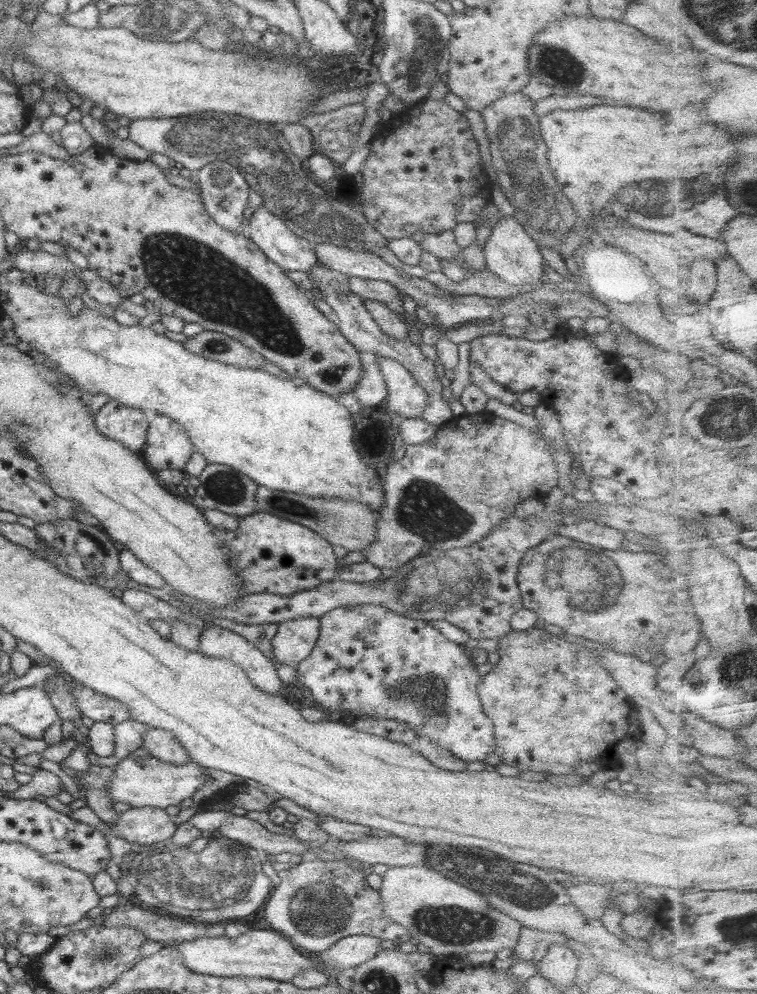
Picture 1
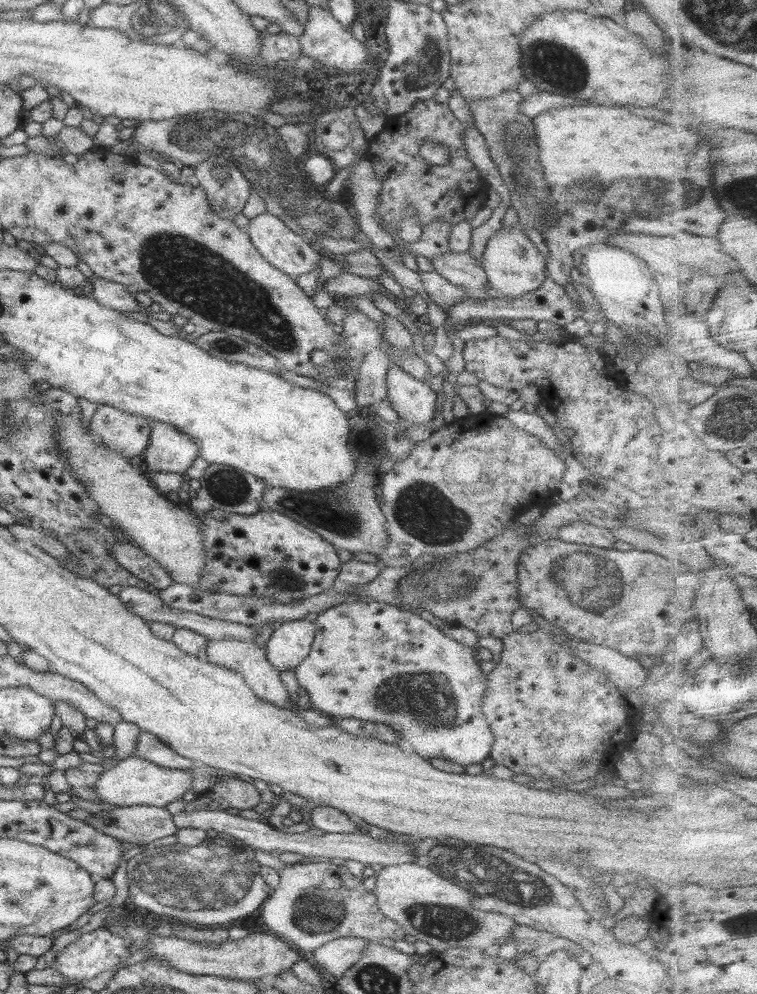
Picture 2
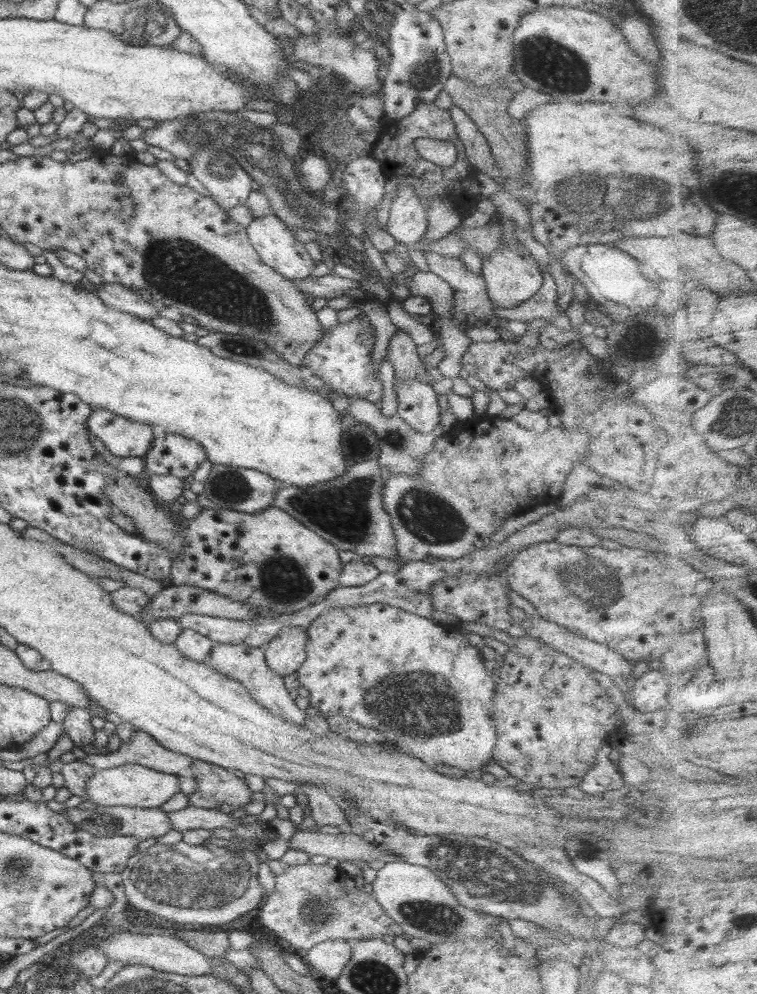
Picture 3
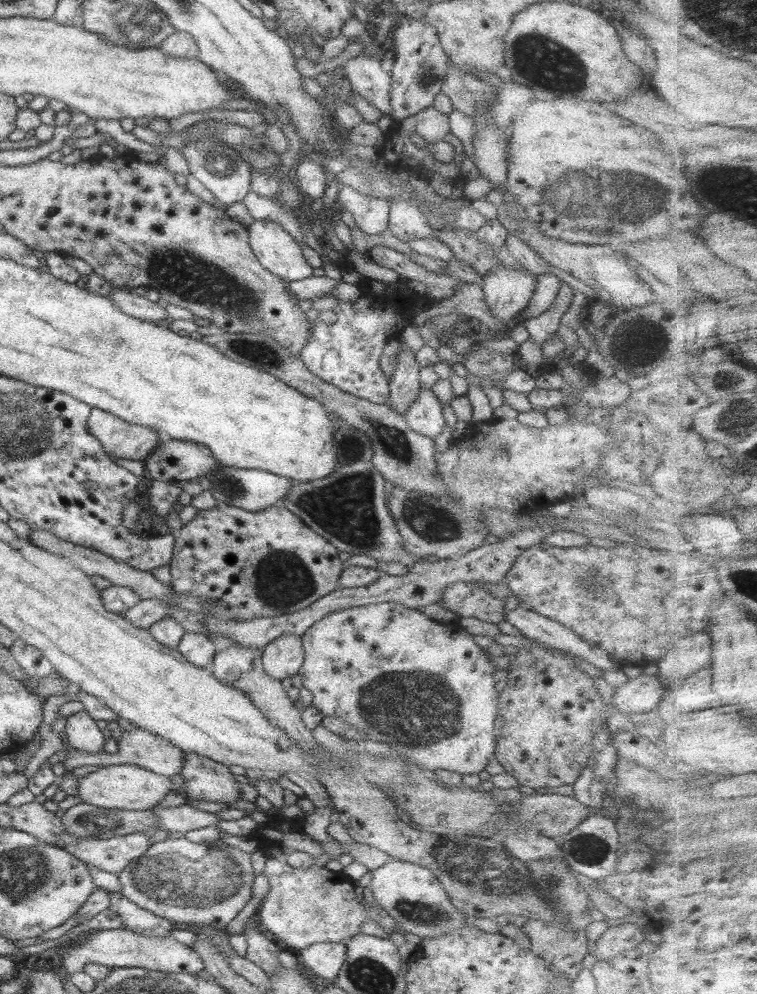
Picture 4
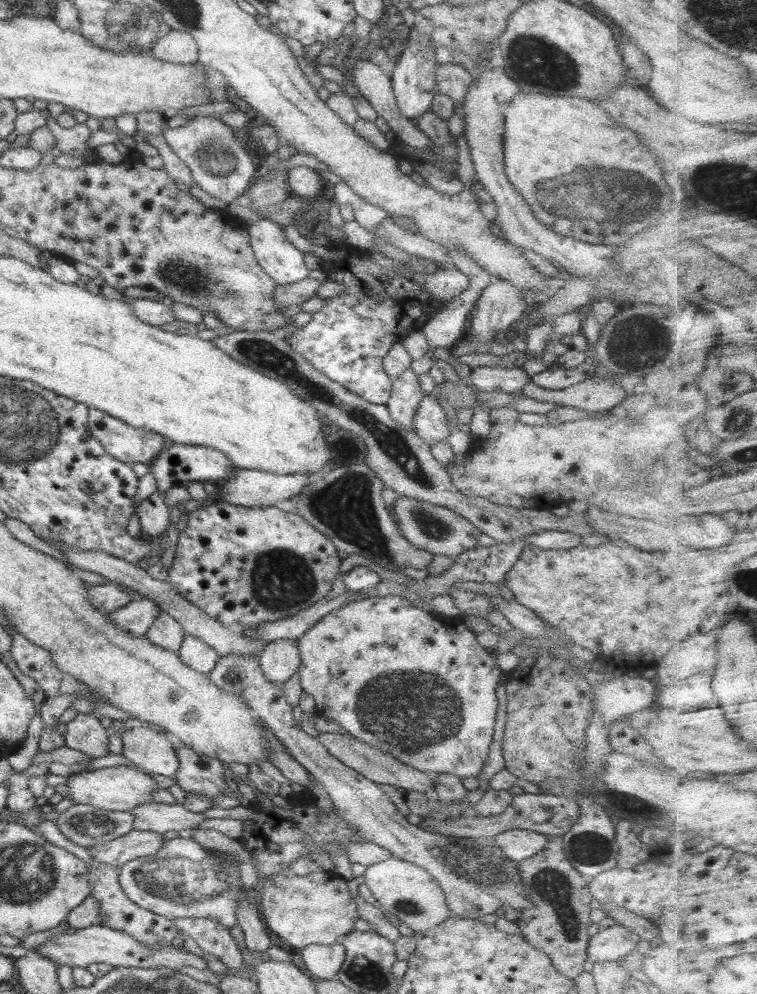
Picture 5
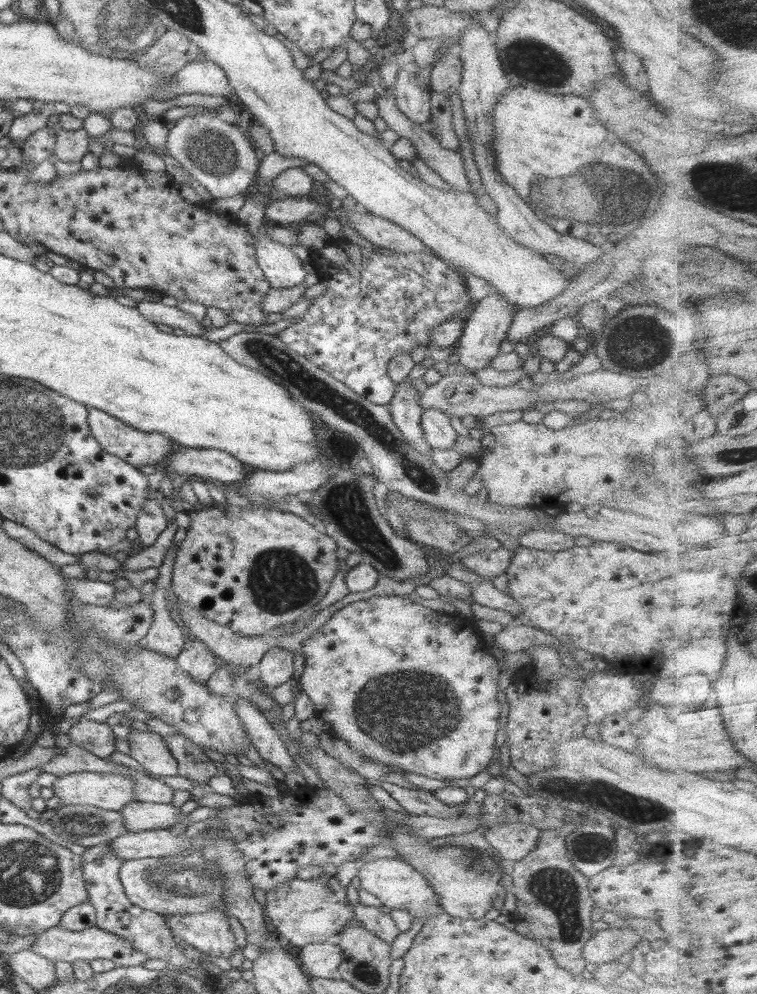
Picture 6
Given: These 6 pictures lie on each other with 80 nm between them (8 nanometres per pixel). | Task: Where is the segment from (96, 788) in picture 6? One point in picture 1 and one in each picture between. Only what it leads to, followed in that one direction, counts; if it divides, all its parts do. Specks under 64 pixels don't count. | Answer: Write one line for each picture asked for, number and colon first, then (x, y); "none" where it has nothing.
1: (139, 780)
2: (134, 781)
3: (131, 785)
4: (126, 787)
5: (121, 788)

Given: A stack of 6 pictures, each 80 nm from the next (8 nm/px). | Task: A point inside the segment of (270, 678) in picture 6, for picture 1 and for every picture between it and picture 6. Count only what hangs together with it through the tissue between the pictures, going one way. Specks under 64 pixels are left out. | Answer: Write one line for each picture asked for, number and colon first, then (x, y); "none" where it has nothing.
1: (295, 639)
2: (290, 643)
3: (284, 654)
4: (283, 657)
5: (279, 659)

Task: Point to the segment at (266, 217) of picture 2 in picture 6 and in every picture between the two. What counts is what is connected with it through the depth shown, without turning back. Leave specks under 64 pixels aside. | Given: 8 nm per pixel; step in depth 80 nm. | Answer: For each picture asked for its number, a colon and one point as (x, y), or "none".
3: (276, 245)
4: (274, 248)
5: (275, 255)
6: (282, 269)

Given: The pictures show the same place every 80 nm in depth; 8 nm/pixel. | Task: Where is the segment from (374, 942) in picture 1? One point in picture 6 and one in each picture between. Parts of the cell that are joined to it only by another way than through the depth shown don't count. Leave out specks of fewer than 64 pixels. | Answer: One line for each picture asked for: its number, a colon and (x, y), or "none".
2: (337, 956)
3: (328, 957)
4: (325, 959)
5: (323, 961)
6: (322, 960)

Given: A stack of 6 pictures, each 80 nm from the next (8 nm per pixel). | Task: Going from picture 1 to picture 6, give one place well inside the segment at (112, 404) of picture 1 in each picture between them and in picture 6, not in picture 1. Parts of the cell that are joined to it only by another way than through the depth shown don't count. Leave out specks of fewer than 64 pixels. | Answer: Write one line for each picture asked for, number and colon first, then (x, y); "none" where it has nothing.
2: (128, 434)
3: (122, 437)
4: (121, 439)
5: (120, 440)
6: (139, 448)

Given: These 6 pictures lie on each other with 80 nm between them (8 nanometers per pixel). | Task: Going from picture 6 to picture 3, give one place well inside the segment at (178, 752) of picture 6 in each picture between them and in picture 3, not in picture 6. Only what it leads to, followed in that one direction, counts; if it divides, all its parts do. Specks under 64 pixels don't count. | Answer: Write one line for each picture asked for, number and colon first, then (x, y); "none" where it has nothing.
3: (215, 786)
4: (206, 780)
5: (198, 774)

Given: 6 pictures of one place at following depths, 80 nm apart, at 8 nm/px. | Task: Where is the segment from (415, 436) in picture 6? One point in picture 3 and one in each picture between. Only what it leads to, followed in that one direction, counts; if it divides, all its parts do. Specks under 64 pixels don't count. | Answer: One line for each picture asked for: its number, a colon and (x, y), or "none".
3: (402, 352)
4: (404, 385)
5: (406, 395)

